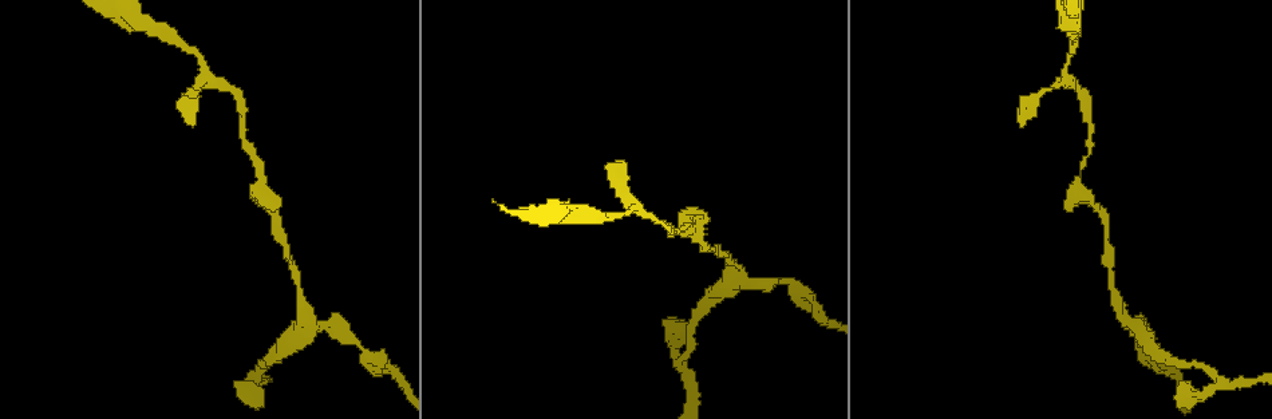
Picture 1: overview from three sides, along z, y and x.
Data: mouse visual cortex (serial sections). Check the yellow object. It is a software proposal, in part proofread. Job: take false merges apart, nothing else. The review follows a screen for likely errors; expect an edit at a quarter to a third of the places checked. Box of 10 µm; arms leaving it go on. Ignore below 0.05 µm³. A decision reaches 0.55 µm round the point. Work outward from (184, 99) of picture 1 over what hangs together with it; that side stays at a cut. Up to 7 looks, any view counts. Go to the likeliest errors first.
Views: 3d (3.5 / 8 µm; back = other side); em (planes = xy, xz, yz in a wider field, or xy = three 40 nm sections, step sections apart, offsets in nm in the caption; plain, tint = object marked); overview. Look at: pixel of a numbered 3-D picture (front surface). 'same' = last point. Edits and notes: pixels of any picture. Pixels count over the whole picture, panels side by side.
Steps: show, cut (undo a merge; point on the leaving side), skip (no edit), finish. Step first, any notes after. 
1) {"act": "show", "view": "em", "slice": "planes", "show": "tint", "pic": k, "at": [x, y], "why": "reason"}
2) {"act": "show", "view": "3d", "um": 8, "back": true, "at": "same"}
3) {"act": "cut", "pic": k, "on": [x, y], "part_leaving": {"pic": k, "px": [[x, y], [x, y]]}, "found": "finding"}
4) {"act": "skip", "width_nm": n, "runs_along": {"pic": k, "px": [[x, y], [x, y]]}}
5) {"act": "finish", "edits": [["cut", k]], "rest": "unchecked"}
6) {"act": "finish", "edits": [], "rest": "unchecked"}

{"act": "show", "view": "3d", "um": 8, "pic": 1, "at": [634, 209], "why": "three arms meet"}

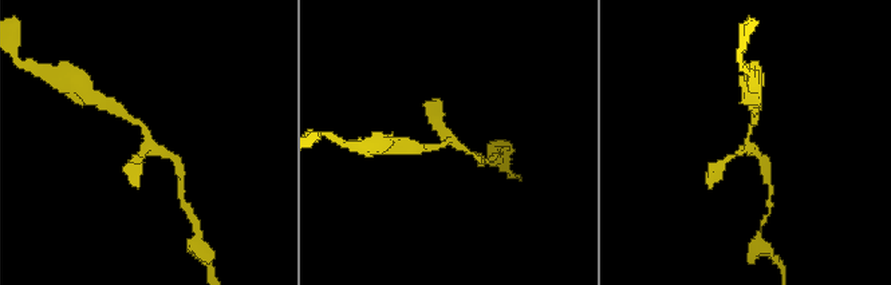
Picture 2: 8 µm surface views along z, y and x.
{"act": "show", "view": "3d", "um": 3.5, "at": "same"}

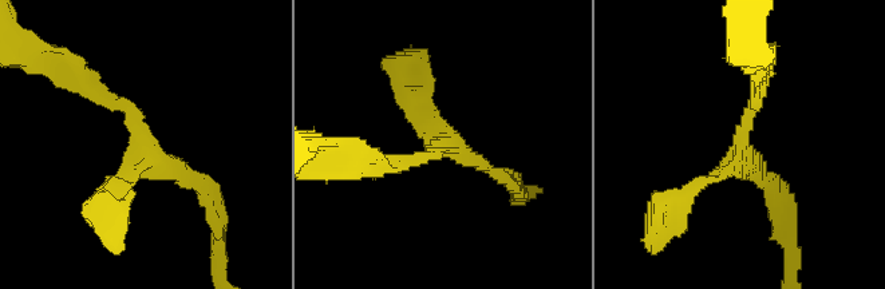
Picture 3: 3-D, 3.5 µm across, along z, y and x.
{"act": "show", "view": "em", "slice": "planes", "show": "tint", "pic": 3, "at": [444, 144], "arms": 3, "arm_widths_nm": [150, 150, 200], "why": "need the tissue"}

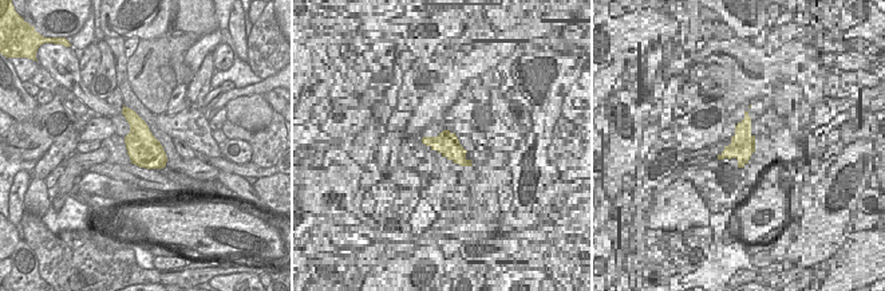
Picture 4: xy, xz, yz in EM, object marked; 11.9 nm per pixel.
{"act": "skip", "runs_along": {"pic": 3, "px": [[683, 200], [738, 163], [758, 92]]}, "found": "continuous, no second cell"}

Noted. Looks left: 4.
{"act": "show", "view": "3d", "um": 3.5, "pic": 1, "at": [687, 223], "why": "sudden change in width"}

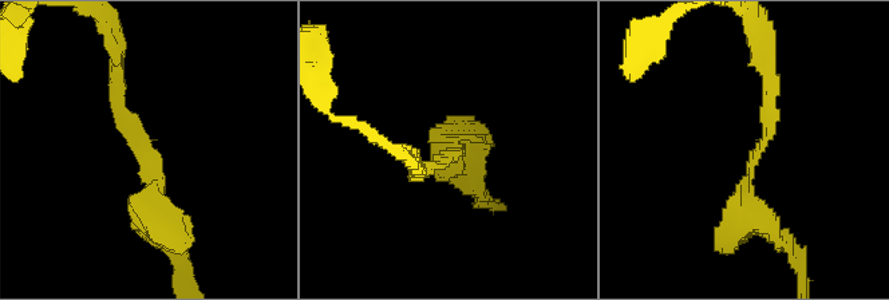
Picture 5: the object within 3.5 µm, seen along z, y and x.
{"act": "show", "view": "em", "slice": "xy", "step": 2, "show": "tint", "pic": 5, "at": [450, 150], "why": "shape alone is not enough"}

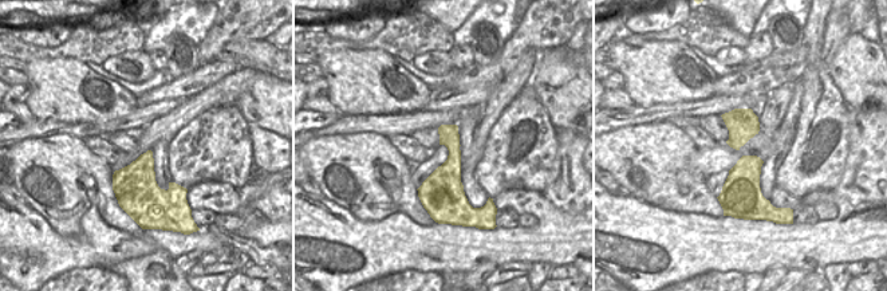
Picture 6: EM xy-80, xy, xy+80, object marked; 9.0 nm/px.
{"act": "skip", "runs_along": {"pic": 5, "px": [[114, 101], [172, 241]]}, "found": "one cell here"}

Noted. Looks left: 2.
{"act": "show", "view": "3d", "um": 8, "pic": 1, "at": [734, 277], "why": "three-way junction"}

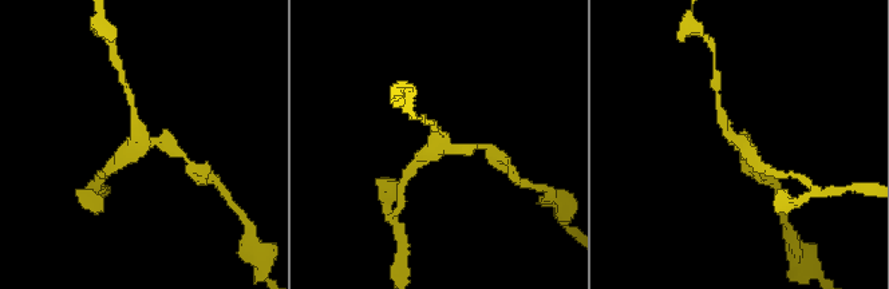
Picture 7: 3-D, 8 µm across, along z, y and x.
{"act": "show", "view": "3d", "um": 3.5, "back": true, "at": "same"}

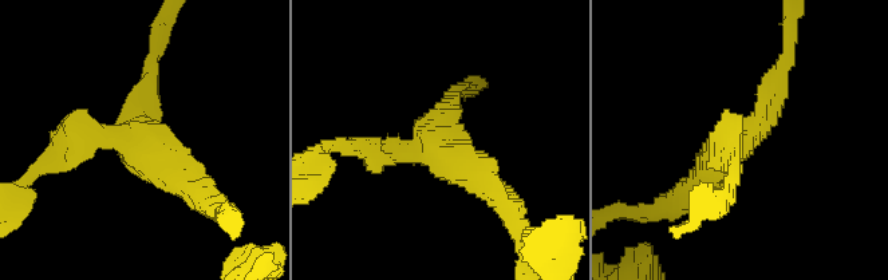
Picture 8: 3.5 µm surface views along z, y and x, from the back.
{"act": "skip", "found": "all the same cell"}

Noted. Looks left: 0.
{"act": "finish", "edits": [], "rest": "unchecked"}

